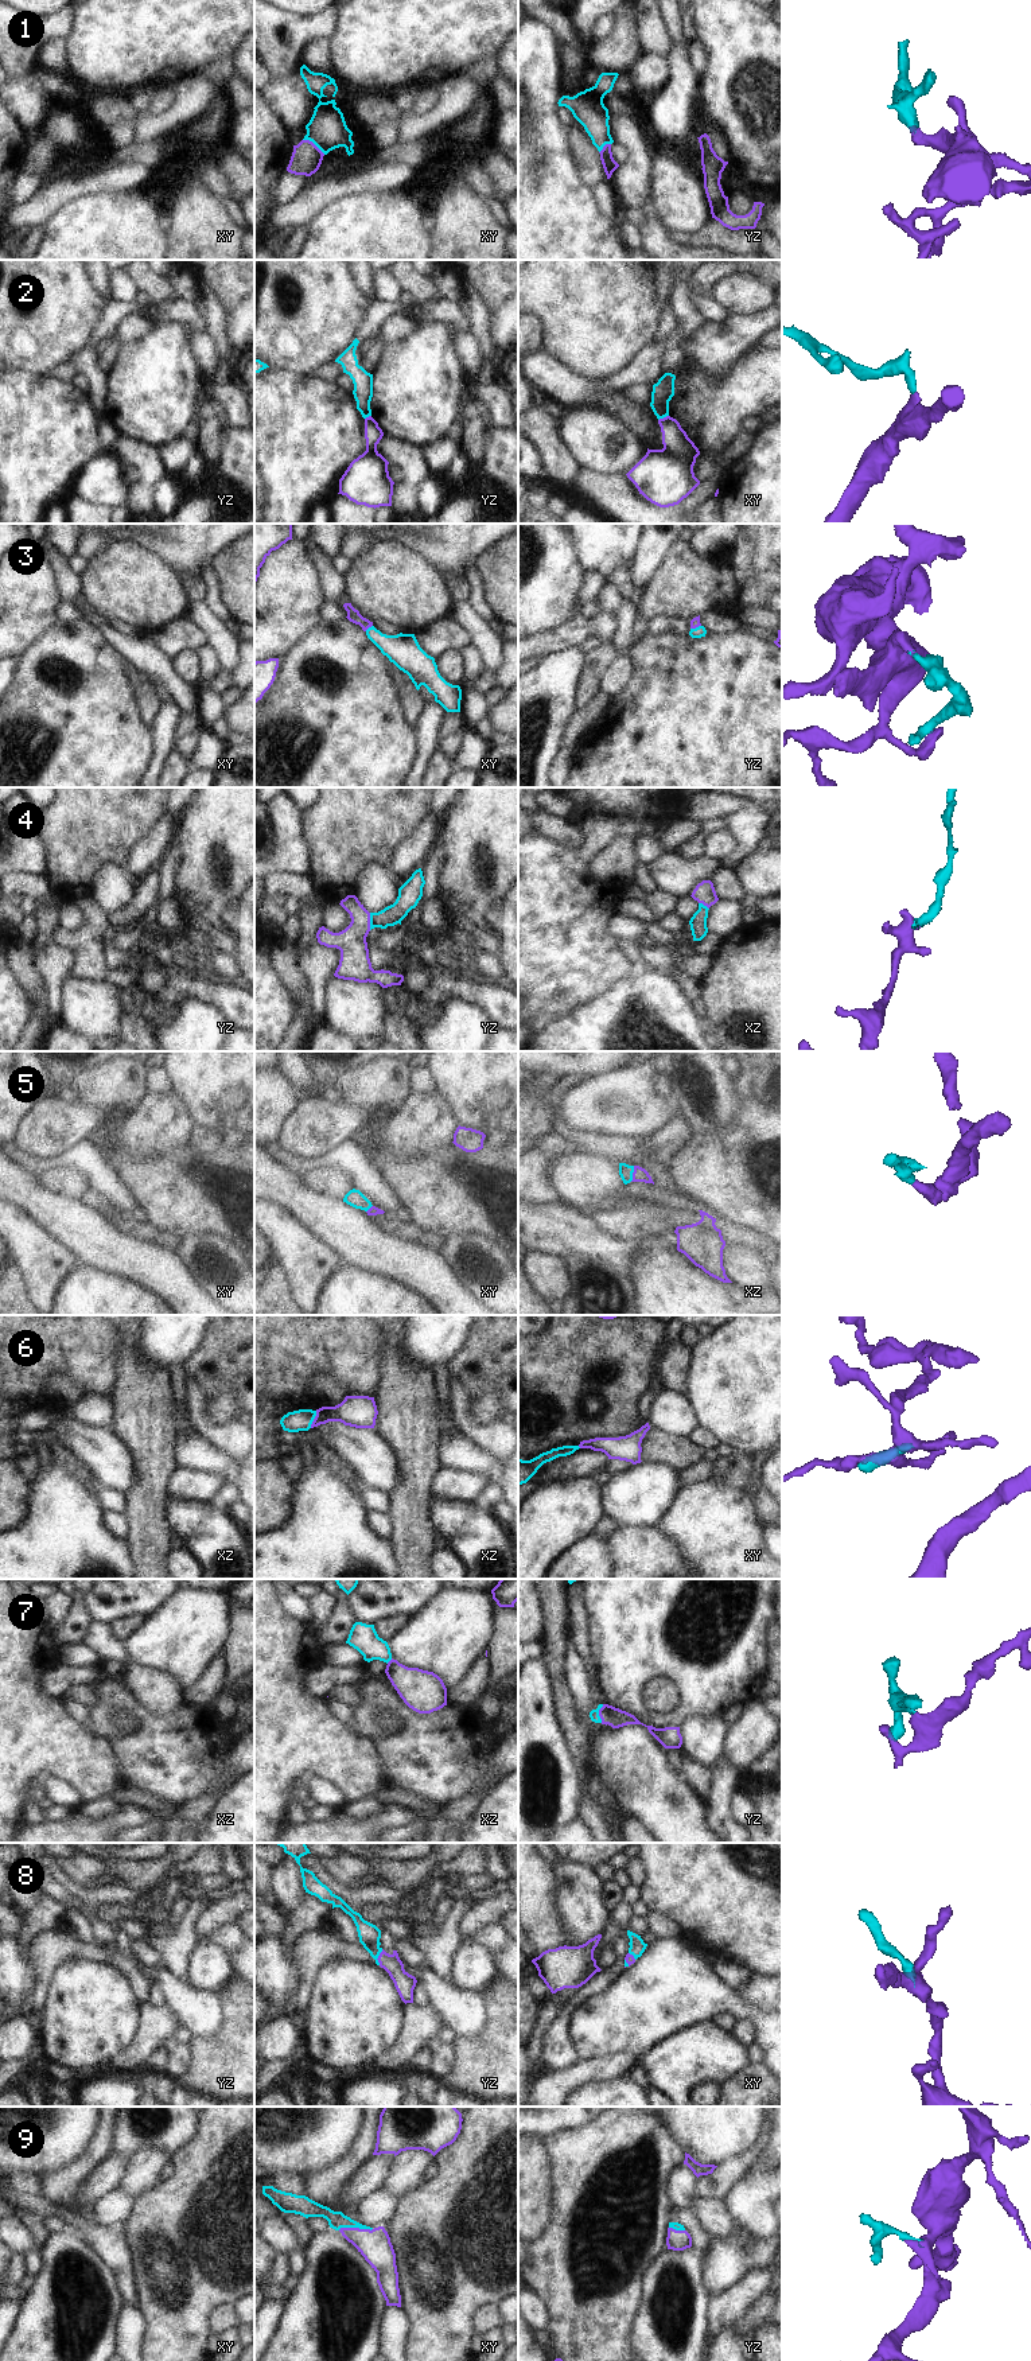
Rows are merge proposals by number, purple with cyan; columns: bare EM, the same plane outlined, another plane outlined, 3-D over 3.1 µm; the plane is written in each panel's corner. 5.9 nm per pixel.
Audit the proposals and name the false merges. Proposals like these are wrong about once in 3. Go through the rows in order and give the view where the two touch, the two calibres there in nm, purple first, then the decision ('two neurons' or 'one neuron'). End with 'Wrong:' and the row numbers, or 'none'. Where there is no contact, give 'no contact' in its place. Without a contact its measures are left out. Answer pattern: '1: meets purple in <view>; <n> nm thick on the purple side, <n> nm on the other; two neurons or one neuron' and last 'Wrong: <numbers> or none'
1: meets purple in xy; 180 nm thick on the purple side, 240 nm on the other; one neuron
2: meets purple in xy; 220 nm thick on the purple side, 130 nm on the other; two neurons
3: meets purple in xy; 80 nm thick on the purple side, 190 nm on the other; one neuron
4: meets purple in yz; 180 nm thick on the purple side, 120 nm on the other; one neuron
5: meets purple in xz; 90 nm thick on the purple side, 80 nm on the other; one neuron
6: meets purple in xz; 190 nm thick on the purple side, 130 nm on the other; one neuron
7: meets purple in yz; 120 nm thick on the purple side, 60 nm on the other; one neuron
8: meets purple in yz; 120 nm thick on the purple side, 130 nm on the other; one neuron
9: meets purple in xy; 190 nm thick on the purple side, 110 nm on the other; one neuron
Wrong: 2

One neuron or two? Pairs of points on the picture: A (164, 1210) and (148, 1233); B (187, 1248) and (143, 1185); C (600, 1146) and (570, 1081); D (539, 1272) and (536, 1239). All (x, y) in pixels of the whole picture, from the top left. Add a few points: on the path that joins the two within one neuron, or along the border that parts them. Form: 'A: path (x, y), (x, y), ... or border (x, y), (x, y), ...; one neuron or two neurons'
A: border (148, 1221), (159, 1232); two neurons
B: border (213, 1233), (187, 1233), (182, 1239); two neurons
C: path (579, 1139), (568, 1135), (557, 1124), (557, 1103); one neuron
D: border (532, 1249), (563, 1257); two neurons

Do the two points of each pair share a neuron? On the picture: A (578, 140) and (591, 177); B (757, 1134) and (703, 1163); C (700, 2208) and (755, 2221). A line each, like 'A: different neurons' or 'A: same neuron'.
A: same neuron
B: same neuron
C: different neurons

